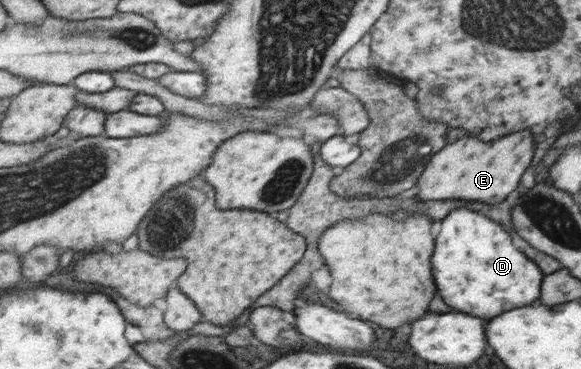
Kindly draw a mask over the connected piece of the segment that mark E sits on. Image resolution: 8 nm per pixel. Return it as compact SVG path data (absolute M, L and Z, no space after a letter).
M529 129L511 133L497 140L486 142L480 137L466 135L456 142L446 145L436 155L428 161L422 171L417 186L420 187L416 198L419 201L430 201L431 199L464 199L466 201L481 201L482 203L500 203L512 193L530 165L530 159L534 157L534 141L532 141L532 132Z

